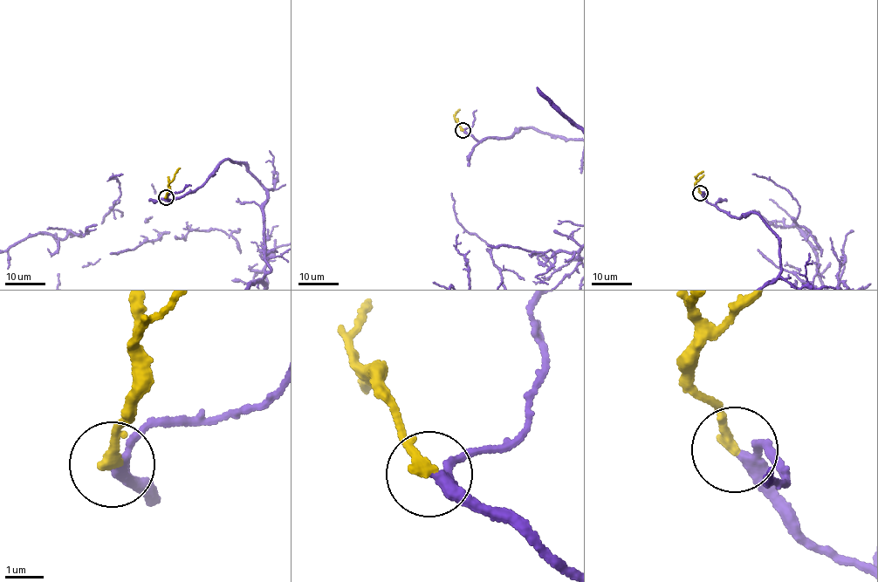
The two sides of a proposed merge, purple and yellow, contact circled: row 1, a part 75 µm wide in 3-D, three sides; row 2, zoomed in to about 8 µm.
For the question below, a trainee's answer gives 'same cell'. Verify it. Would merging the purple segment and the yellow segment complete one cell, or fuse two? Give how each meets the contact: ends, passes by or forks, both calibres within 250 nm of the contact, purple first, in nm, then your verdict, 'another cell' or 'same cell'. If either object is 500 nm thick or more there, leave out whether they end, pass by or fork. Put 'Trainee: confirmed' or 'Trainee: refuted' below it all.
purple passes by | yellow ends | 280/300 nm | same cell
Trainee: confirmed

